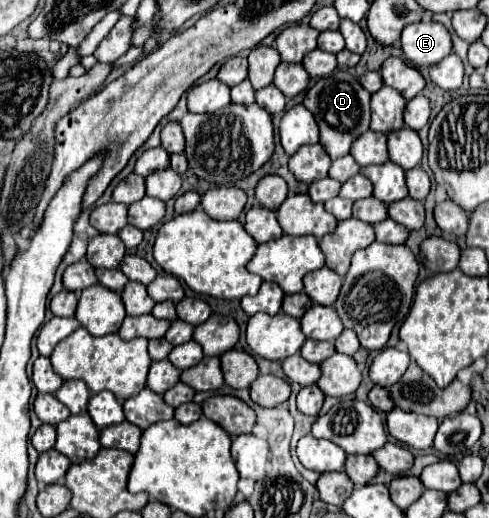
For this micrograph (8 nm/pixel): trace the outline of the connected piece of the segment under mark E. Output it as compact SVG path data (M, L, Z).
M420 21L402 31L402 51L416 67L430 67L452 53L448 29L436 21Z

